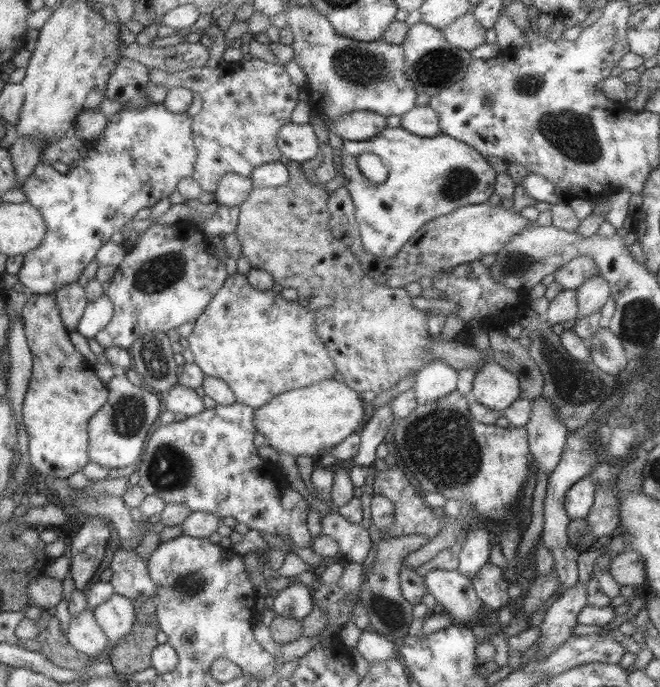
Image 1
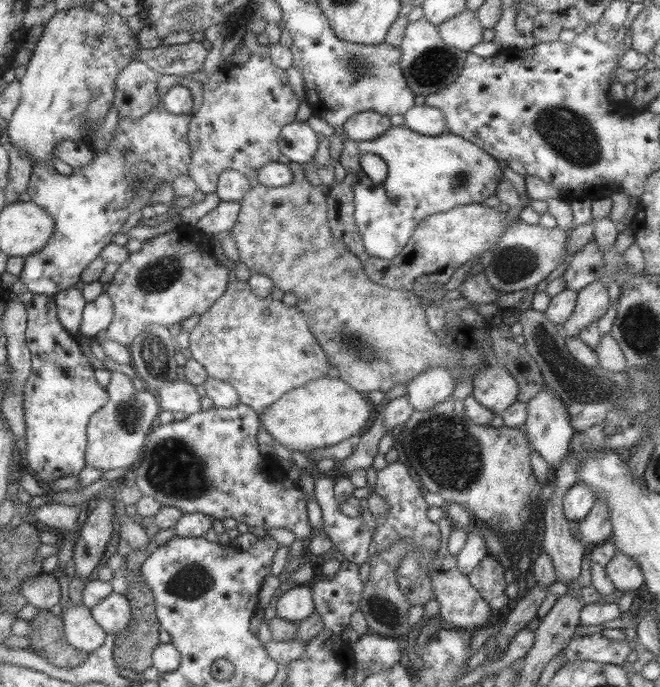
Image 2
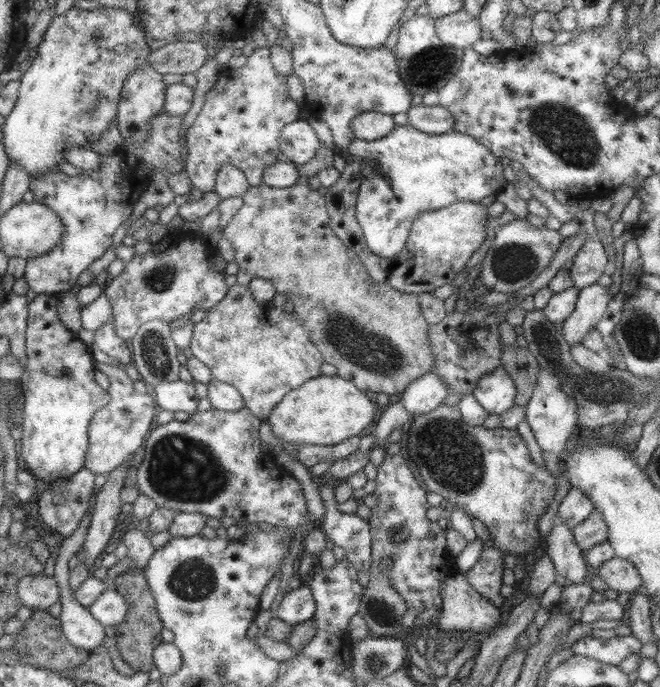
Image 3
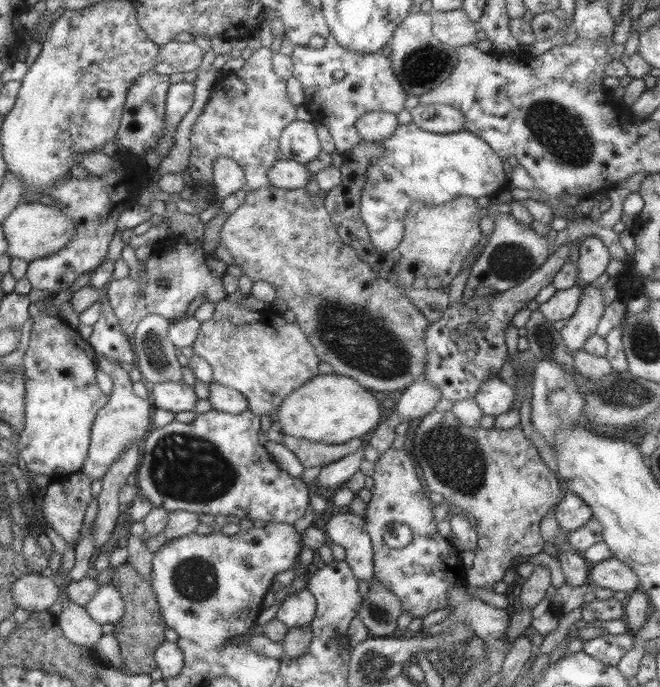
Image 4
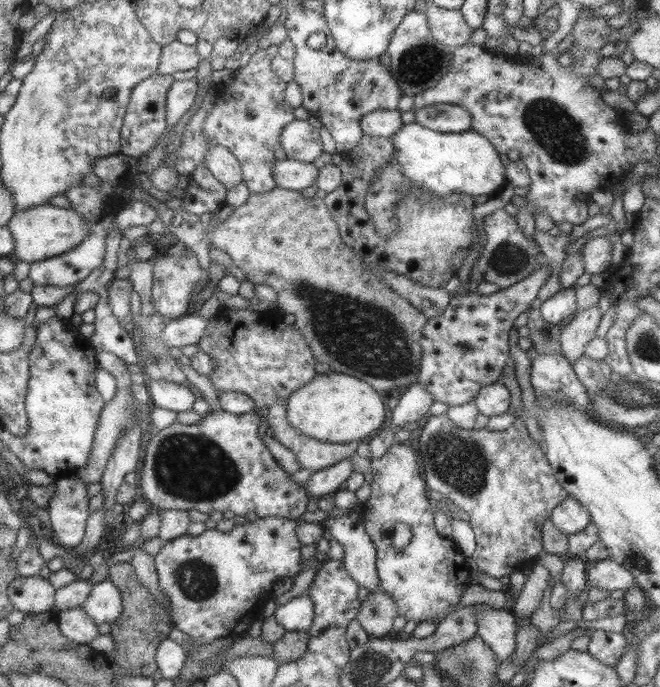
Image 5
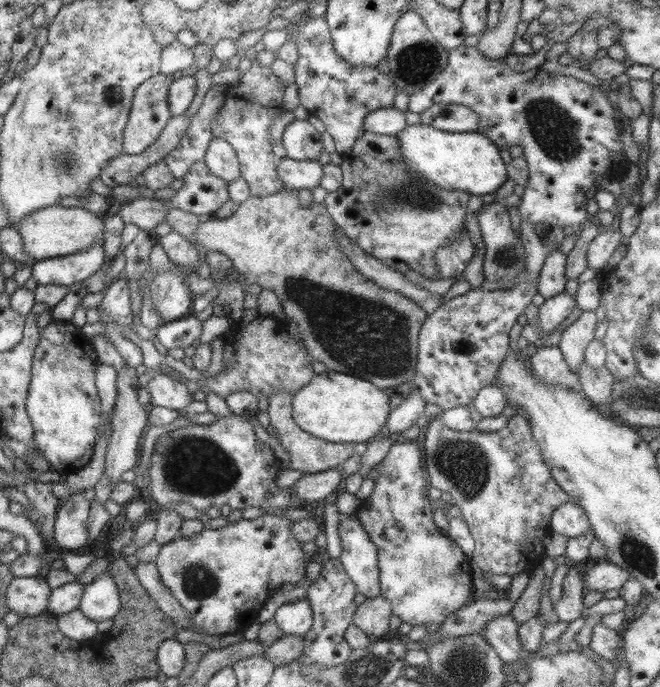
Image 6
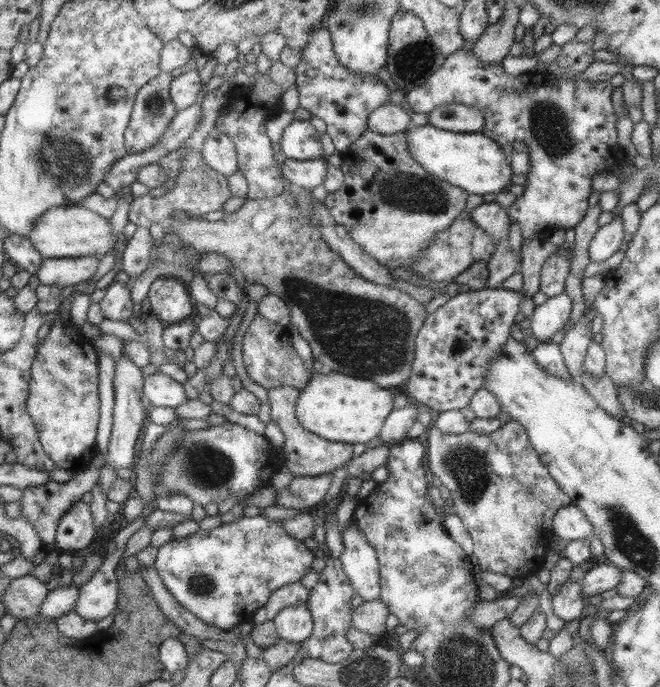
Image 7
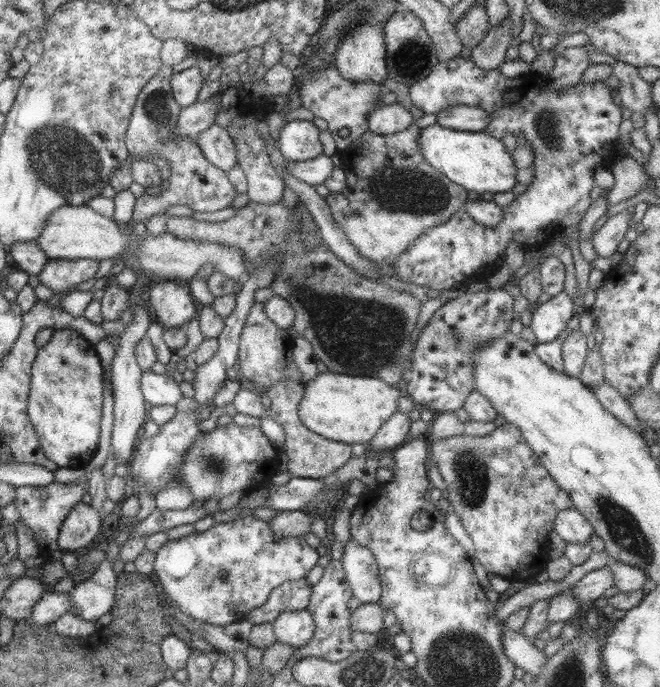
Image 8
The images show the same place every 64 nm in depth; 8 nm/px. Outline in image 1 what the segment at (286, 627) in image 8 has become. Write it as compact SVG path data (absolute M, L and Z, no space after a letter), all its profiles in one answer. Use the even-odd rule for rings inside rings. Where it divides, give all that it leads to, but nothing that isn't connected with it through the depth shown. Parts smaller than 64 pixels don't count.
M297 581L281 589L268 602L268 607L275 614L301 620L315 606L312 599L312 586L303 585Z

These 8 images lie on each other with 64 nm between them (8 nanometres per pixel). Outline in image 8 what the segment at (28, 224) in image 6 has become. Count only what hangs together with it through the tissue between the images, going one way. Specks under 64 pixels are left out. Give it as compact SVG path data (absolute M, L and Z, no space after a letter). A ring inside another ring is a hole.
M63 205L55 208L55 212L47 216L45 228L39 232L34 242L49 259L87 258L99 262L104 259L113 261L115 256L123 261L127 256L135 256L141 271L151 271L158 276L163 276L165 280L181 283L186 283L205 264L210 264L215 271L219 271L227 278L232 278L234 282L245 271L245 263L239 249L223 247L219 243L201 243L195 239L183 241L166 231L156 236L145 232L145 235L137 239L132 228L119 229L112 219L100 216L86 205Z

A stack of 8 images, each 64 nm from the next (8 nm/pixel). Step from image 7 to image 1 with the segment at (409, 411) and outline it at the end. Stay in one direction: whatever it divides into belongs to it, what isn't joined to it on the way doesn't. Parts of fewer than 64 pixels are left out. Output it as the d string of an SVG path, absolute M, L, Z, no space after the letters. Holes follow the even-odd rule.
M440 360L426 362L414 375L417 405L437 400L456 388L457 370Z

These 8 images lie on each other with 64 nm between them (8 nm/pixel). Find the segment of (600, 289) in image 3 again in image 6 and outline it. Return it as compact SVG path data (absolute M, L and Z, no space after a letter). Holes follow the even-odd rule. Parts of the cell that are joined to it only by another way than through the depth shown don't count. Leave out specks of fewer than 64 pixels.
M587 310L561 332L561 338L557 347L562 352L569 368L575 374L578 366L584 361L586 346L594 339L596 323L595 312Z

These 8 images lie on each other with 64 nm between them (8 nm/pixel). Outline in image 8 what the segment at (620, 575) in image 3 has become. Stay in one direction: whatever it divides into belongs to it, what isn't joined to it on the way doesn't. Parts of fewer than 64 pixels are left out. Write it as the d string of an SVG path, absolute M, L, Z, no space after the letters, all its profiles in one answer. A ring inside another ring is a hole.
M606 566L586 572L573 586L572 595L582 604L592 602L614 585L613 573Z

